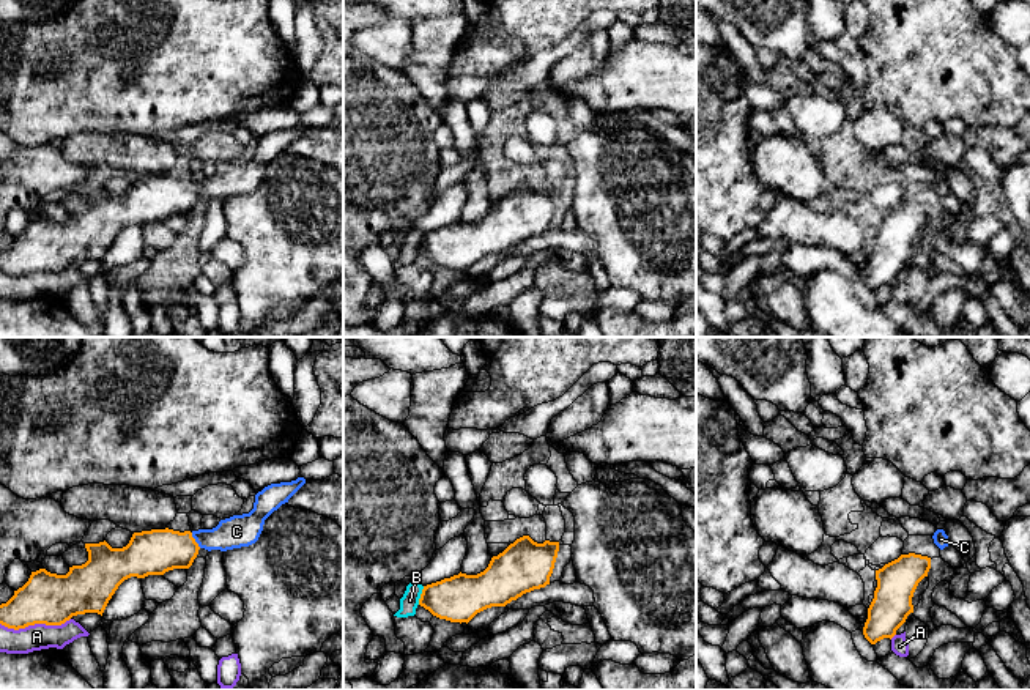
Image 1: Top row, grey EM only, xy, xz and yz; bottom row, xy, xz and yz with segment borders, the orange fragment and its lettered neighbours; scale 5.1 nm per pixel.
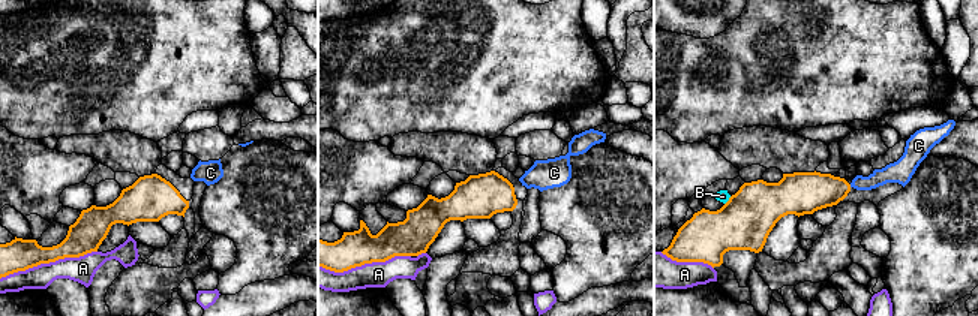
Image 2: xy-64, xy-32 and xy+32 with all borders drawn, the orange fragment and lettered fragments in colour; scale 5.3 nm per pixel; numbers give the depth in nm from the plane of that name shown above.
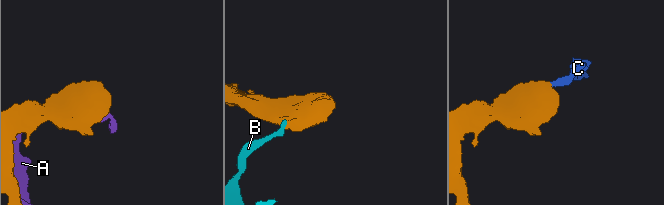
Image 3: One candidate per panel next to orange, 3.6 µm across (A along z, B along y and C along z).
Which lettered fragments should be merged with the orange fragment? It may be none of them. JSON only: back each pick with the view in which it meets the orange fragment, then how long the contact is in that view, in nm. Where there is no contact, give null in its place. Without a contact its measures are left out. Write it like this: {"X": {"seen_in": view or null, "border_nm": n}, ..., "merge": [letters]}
{"C": {"seen_in": "xy", "border_nm": 90}, "merge": ["C"]}

